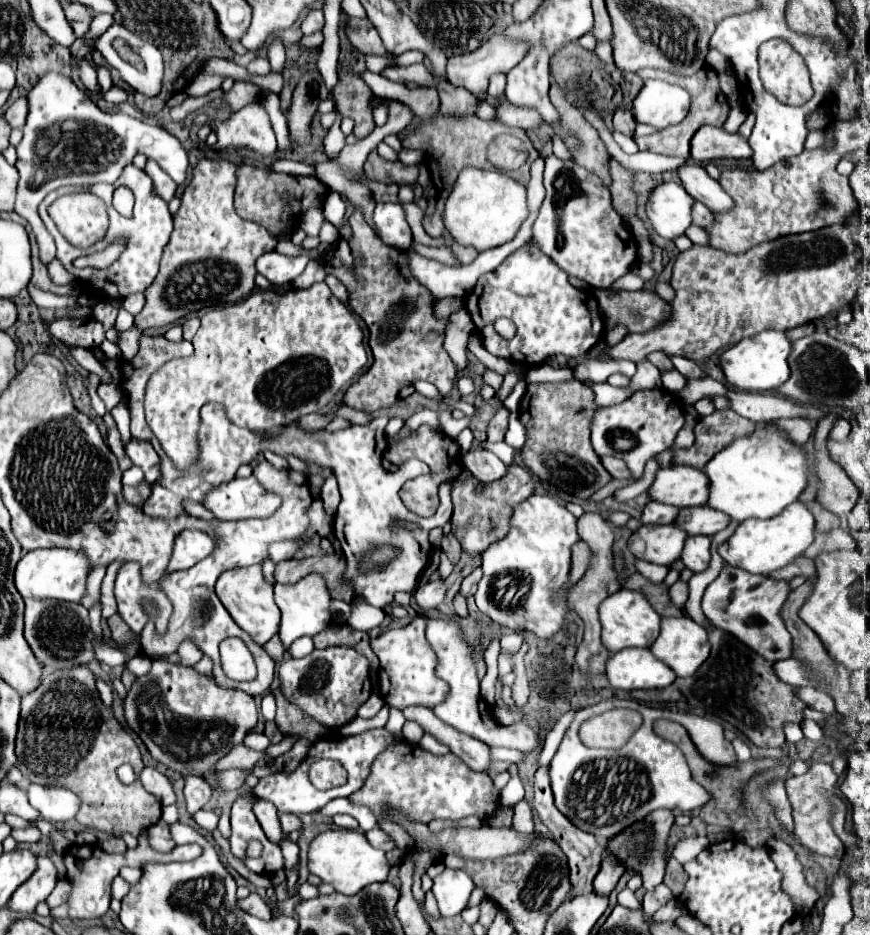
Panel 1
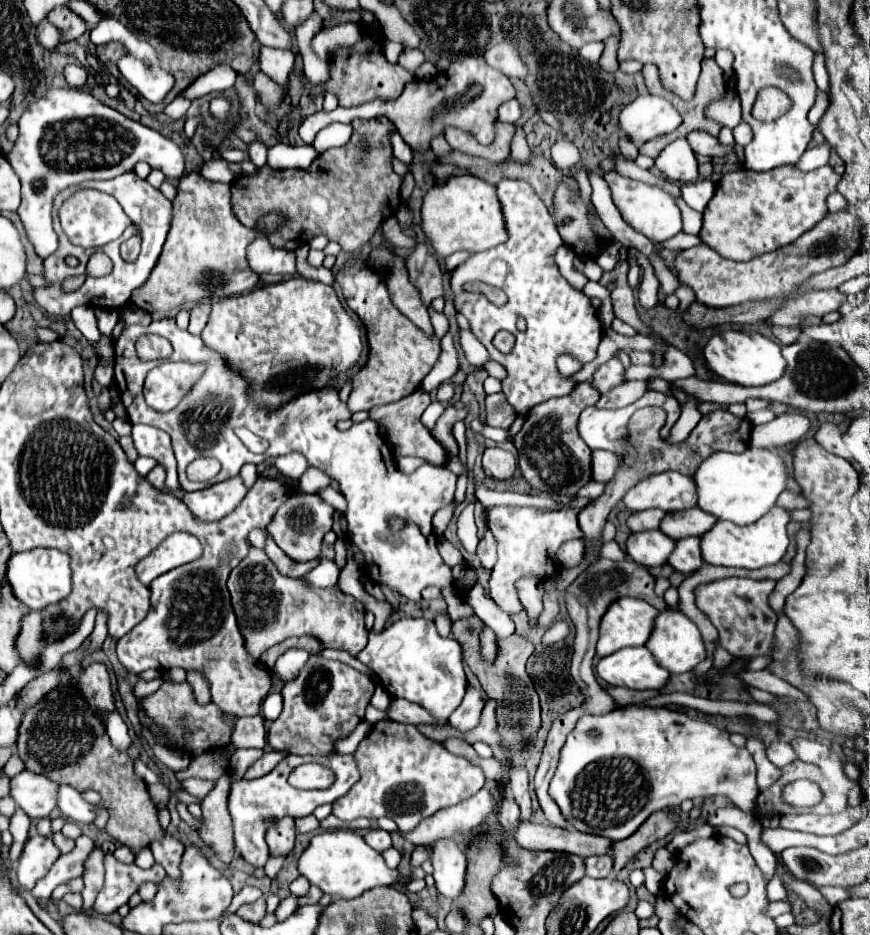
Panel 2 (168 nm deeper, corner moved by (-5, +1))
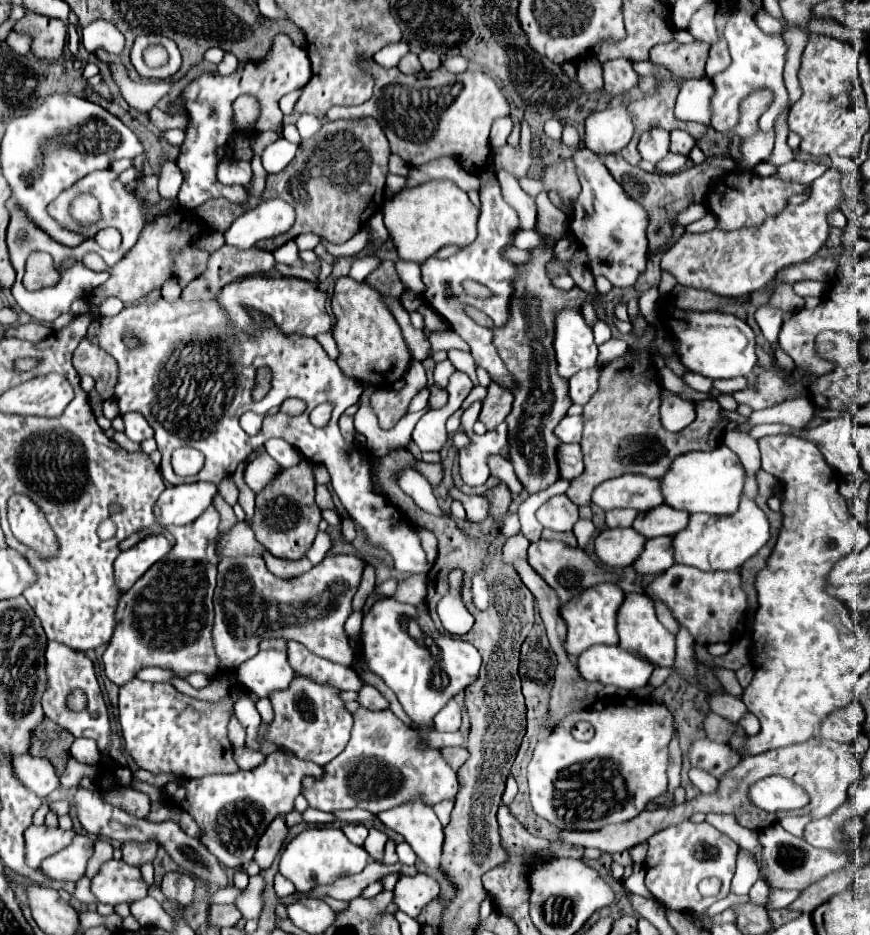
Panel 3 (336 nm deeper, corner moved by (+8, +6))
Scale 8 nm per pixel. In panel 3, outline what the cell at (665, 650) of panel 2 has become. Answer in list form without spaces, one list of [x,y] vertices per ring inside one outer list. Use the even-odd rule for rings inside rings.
[[[626,592],[626,602],[622,602],[622,606],[618,608],[618,618],[616,618],[616,630],[620,636],[620,646],[624,650],[630,650],[632,654],[638,654],[640,658],[652,662],[654,666],[664,666],[670,668],[674,664],[674,656],[676,656],[676,640],[674,636],[658,622],[656,618],[656,610],[654,604],[648,596],[644,594],[634,594],[634,592]]]

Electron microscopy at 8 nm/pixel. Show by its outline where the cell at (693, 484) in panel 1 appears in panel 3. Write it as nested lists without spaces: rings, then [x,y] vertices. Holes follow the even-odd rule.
[[[624,474],[606,480],[594,488],[592,504],[600,506],[602,510],[614,508],[632,508],[638,512],[652,510],[662,504],[660,480],[642,474]]]

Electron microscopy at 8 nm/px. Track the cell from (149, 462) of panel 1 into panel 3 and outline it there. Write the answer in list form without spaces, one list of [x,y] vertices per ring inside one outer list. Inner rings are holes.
[[[128,412],[122,416],[124,424],[126,424],[126,436],[134,442],[144,442],[146,438],[154,436],[152,426],[146,422],[146,418],[138,412]]]

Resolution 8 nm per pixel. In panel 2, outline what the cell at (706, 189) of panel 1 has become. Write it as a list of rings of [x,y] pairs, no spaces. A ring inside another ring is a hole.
[[[677,139],[669,143],[661,155],[655,159],[655,167],[669,177],[671,181],[677,183],[693,183],[699,179],[699,169],[697,169],[697,159],[695,153],[691,151],[687,139]]]

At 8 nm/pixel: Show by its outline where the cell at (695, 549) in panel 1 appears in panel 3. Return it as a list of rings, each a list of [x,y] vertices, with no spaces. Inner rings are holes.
[[[660,536],[646,540],[646,550],[638,556],[638,562],[634,562],[632,568],[638,574],[660,574],[666,572],[672,564],[672,538]]]

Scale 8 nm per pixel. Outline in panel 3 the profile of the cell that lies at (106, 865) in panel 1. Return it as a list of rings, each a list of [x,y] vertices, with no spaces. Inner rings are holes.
[[[110,860],[102,864],[98,876],[92,880],[92,892],[98,902],[104,904],[132,904],[148,894],[138,868],[128,866],[122,860]]]

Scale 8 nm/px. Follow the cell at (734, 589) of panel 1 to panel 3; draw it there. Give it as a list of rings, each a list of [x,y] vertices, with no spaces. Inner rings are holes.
[[[674,564],[670,570],[658,574],[644,590],[652,600],[662,600],[676,622],[680,622],[698,644],[732,642],[744,630],[742,614],[746,610],[746,594],[740,590],[738,572],[702,572],[698,568]]]

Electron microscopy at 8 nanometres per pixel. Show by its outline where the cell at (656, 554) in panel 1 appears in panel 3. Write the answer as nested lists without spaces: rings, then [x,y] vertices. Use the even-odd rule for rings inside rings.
[[[634,528],[602,530],[594,538],[594,554],[610,568],[626,568],[644,550],[644,544],[646,538]]]

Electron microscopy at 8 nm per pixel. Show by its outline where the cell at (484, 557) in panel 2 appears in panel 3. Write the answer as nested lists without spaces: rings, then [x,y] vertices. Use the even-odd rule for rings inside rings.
[[[456,487],[451,488],[449,494],[452,498],[456,498],[456,500],[462,502],[462,506],[466,508],[466,516],[468,516],[468,520],[472,524],[482,522],[488,516],[488,508],[490,506],[488,506],[488,500],[484,496],[466,496],[466,494],[462,494]]]

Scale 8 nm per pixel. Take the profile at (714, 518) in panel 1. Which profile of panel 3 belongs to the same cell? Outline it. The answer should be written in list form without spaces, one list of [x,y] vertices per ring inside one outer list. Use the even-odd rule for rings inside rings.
[[[658,506],[650,512],[640,512],[634,520],[632,528],[638,530],[644,538],[656,538],[656,536],[674,536],[678,530],[682,530],[688,524],[688,516],[682,510],[674,510],[670,506]]]

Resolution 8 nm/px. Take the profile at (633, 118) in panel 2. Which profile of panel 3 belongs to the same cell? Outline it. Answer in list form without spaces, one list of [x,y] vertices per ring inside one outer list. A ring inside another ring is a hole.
[[[606,108],[586,118],[584,146],[598,156],[618,154],[632,138],[632,116],[626,108]]]

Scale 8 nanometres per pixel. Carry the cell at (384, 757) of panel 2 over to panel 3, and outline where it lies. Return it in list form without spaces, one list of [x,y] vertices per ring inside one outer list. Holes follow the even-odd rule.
[[[358,708],[352,718],[352,738],[334,760],[322,766],[324,776],[304,776],[302,780],[302,796],[312,808],[324,812],[362,808],[372,814],[380,814],[416,796],[422,796],[430,806],[442,800],[454,800],[458,792],[456,772],[450,770],[438,750],[420,750],[420,738],[410,726],[398,720],[390,710],[372,712]]]

